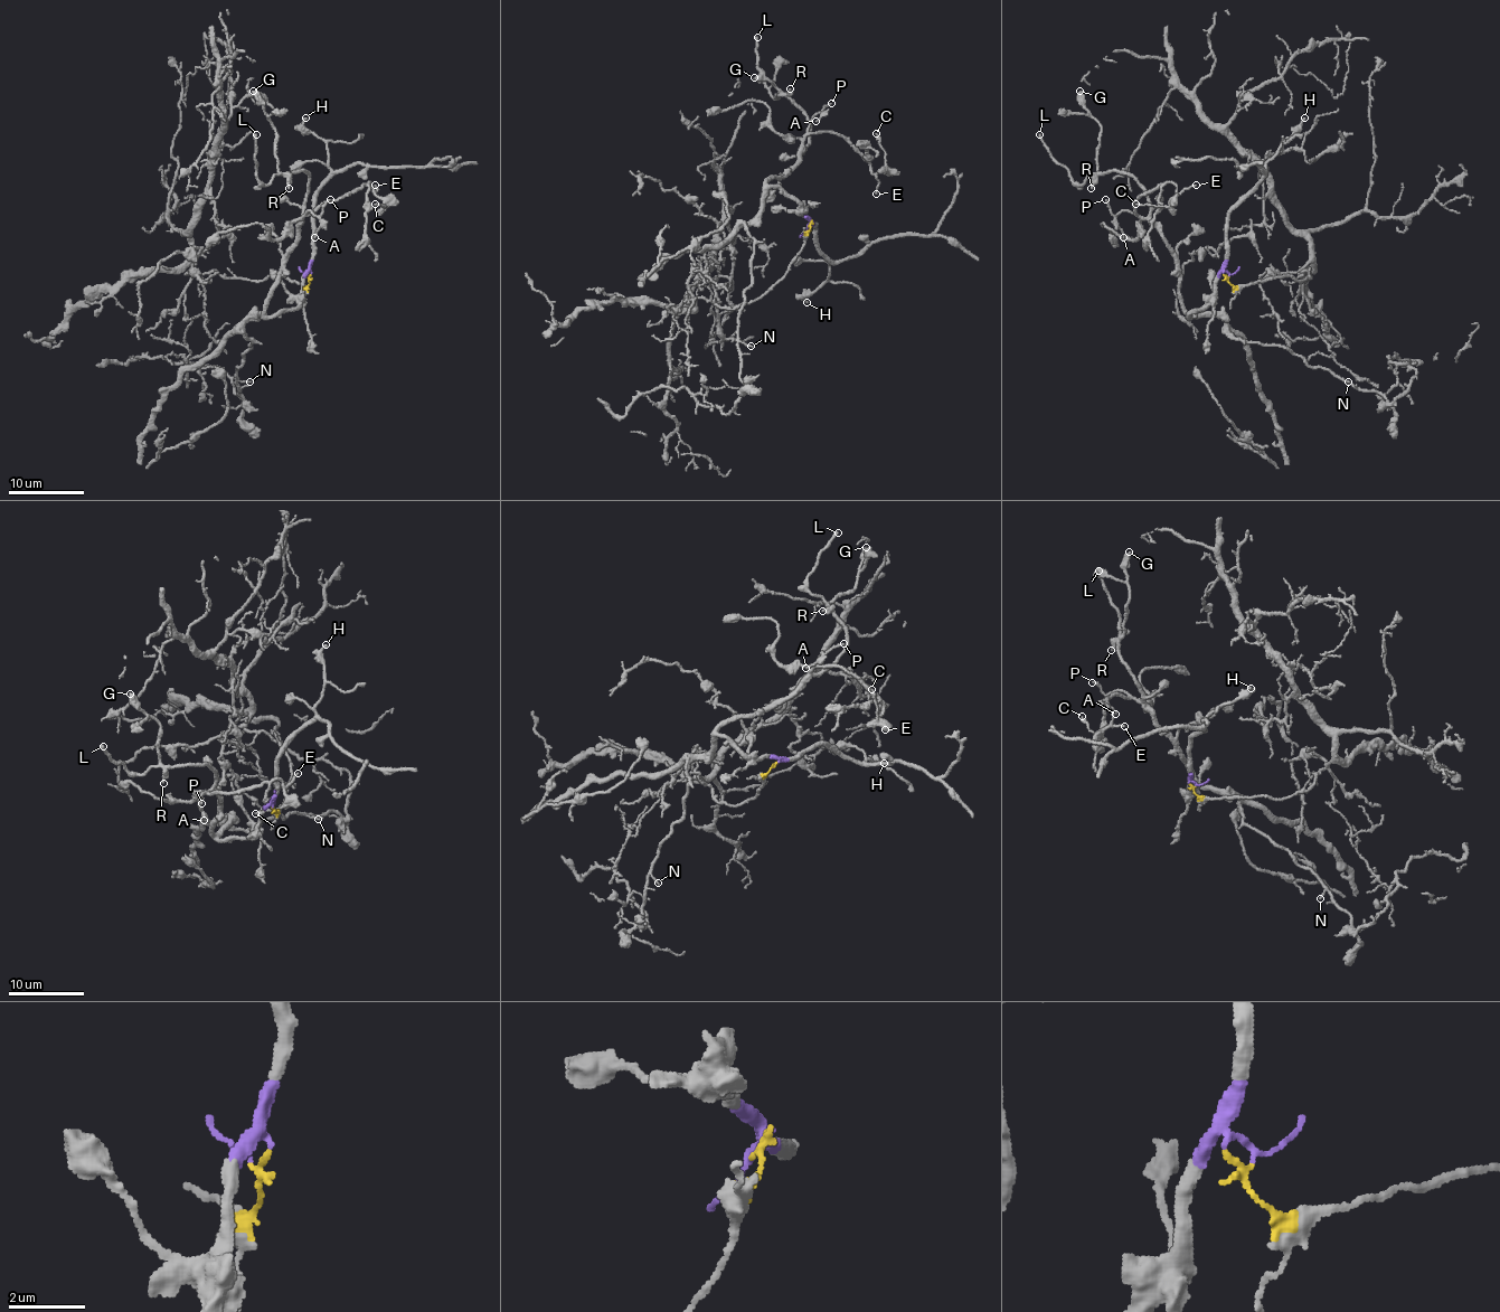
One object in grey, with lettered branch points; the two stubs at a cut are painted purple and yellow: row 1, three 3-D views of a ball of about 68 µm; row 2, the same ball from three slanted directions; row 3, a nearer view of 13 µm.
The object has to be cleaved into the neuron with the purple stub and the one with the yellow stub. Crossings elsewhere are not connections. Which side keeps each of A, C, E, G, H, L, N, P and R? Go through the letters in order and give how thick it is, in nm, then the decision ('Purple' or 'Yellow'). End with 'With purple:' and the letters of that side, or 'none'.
A: Thickness 120 nm. Purple
C: Thickness 180 nm. Purple
E: Thickness 110 nm. Purple
G: Thickness 480 nm. Purple
H: Thickness 150 nm. Purple
L: Thickness 220 nm. Purple
N: Thickness 130 nm. Purple
P: Thickness 130 nm. Purple
R: Thickness 190 nm. Purple
With purple: A, C, E, G, H, L, N, P, R

